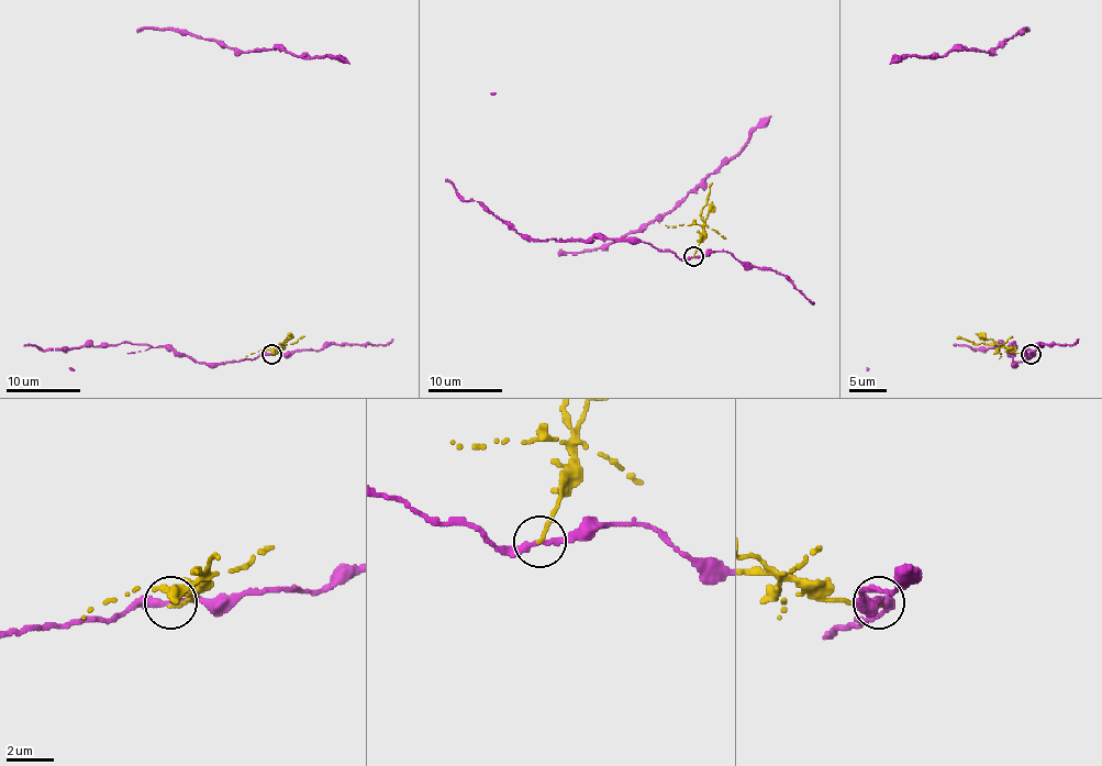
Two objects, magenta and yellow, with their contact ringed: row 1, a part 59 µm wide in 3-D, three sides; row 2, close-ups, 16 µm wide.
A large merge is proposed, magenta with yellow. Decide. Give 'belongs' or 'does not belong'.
does not belong

